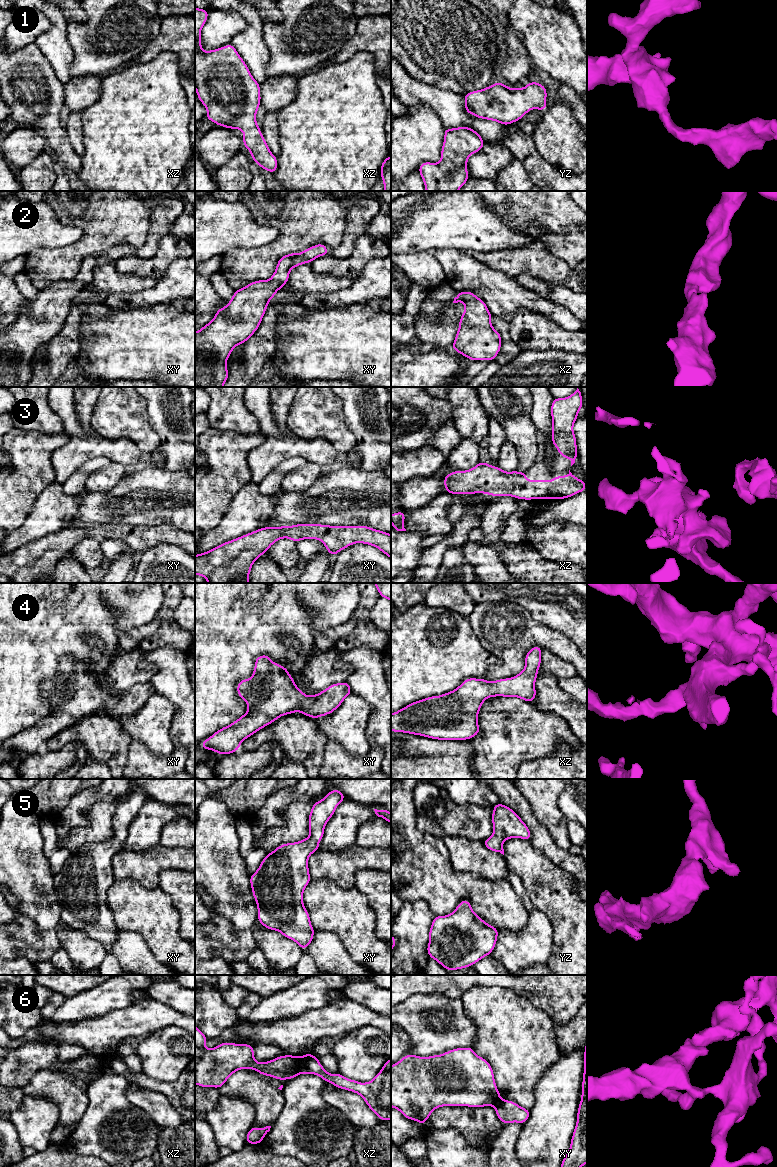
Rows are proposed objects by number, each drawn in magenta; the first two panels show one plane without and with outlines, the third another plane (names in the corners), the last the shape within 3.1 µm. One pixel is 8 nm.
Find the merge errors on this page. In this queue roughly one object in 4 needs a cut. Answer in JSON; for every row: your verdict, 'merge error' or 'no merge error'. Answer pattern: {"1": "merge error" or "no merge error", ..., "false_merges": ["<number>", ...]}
{"1": "no merge error", "2": "no merge error", "3": "no merge error", "4": "no merge error", "5": "no merge error", "6": "merge error", "false_merges": ["6"]}

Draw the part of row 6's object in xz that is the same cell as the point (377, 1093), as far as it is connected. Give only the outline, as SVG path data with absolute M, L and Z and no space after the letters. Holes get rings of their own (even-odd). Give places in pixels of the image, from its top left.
M312 1053L305 1054L301 1057L299 1074L319 1075L325 1083L331 1082L336 1088L355 1092L365 1100L367 1106L380 1120L391 1120L391 1058L387 1060L375 1078L367 1083L347 1079L340 1073L329 1074L320 1064L319 1059L313 1056Z

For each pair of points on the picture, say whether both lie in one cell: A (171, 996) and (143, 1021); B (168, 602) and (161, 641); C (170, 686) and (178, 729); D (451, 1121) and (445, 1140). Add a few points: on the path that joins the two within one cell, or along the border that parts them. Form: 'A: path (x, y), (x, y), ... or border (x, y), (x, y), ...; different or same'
A: border (149, 997), (159, 1000), (184, 1014); different
B: path (167, 612), (167, 631); same
C: path (181, 697), (181, 718); same
D: border (428, 1127), (455, 1128), (467, 1142); different

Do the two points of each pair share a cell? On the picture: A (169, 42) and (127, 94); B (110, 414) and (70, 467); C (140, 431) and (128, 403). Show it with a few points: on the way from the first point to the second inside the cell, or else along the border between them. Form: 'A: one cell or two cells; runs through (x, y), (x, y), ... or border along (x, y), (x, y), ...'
A: two cells; border along (179, 58), (171, 51), (160, 51), (143, 63)
B: two cells; border along (93, 429), (103, 437), (111, 439), (119, 437)
C: one cell; runs through (134, 424), (128, 418), (128, 410)

